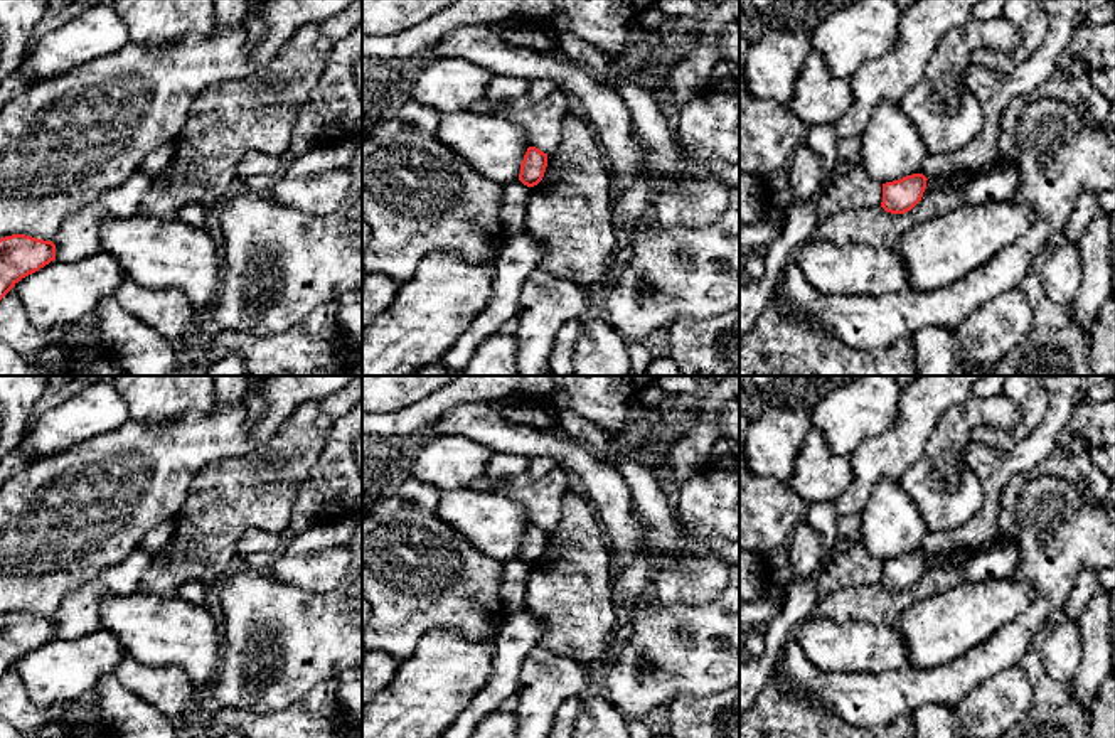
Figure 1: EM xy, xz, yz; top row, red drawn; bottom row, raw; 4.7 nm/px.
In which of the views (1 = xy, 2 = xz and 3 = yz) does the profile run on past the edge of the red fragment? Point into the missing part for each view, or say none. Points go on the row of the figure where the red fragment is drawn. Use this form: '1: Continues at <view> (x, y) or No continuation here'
1: No continuation here
2: No continuation here
3: No continuation here

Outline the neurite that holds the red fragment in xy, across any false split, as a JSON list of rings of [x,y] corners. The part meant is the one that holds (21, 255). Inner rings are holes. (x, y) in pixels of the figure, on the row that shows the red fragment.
[[[25,234],[0,238],[0,300],[25,276],[56,259],[56,244]]]

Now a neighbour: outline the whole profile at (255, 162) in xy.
[[[251,150],[237,163],[237,180],[244,180],[253,175],[271,175],[278,177],[281,172],[281,158],[268,155],[259,150]]]

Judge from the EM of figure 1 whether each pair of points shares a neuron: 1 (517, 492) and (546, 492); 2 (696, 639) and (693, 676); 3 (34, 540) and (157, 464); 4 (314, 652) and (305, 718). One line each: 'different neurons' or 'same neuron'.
1: same neuron
2: same neuron
3: same neuron
4: different neurons

